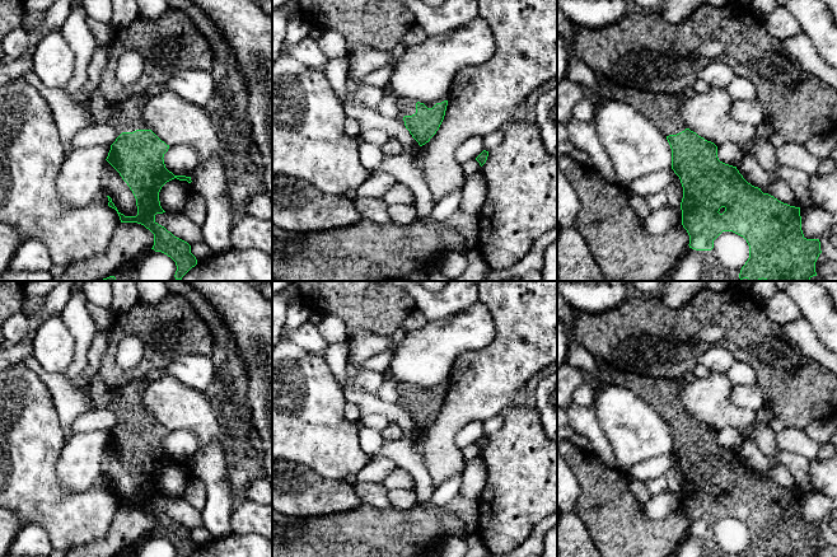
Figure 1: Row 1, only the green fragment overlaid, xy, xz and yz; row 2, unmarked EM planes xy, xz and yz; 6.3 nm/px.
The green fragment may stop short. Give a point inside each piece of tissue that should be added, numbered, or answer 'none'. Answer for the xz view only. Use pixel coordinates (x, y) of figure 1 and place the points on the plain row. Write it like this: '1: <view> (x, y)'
1: xz (406, 391)

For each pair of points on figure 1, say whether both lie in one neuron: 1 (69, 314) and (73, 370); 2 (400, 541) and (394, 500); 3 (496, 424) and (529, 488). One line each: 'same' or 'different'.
1: same
2: different
3: different

